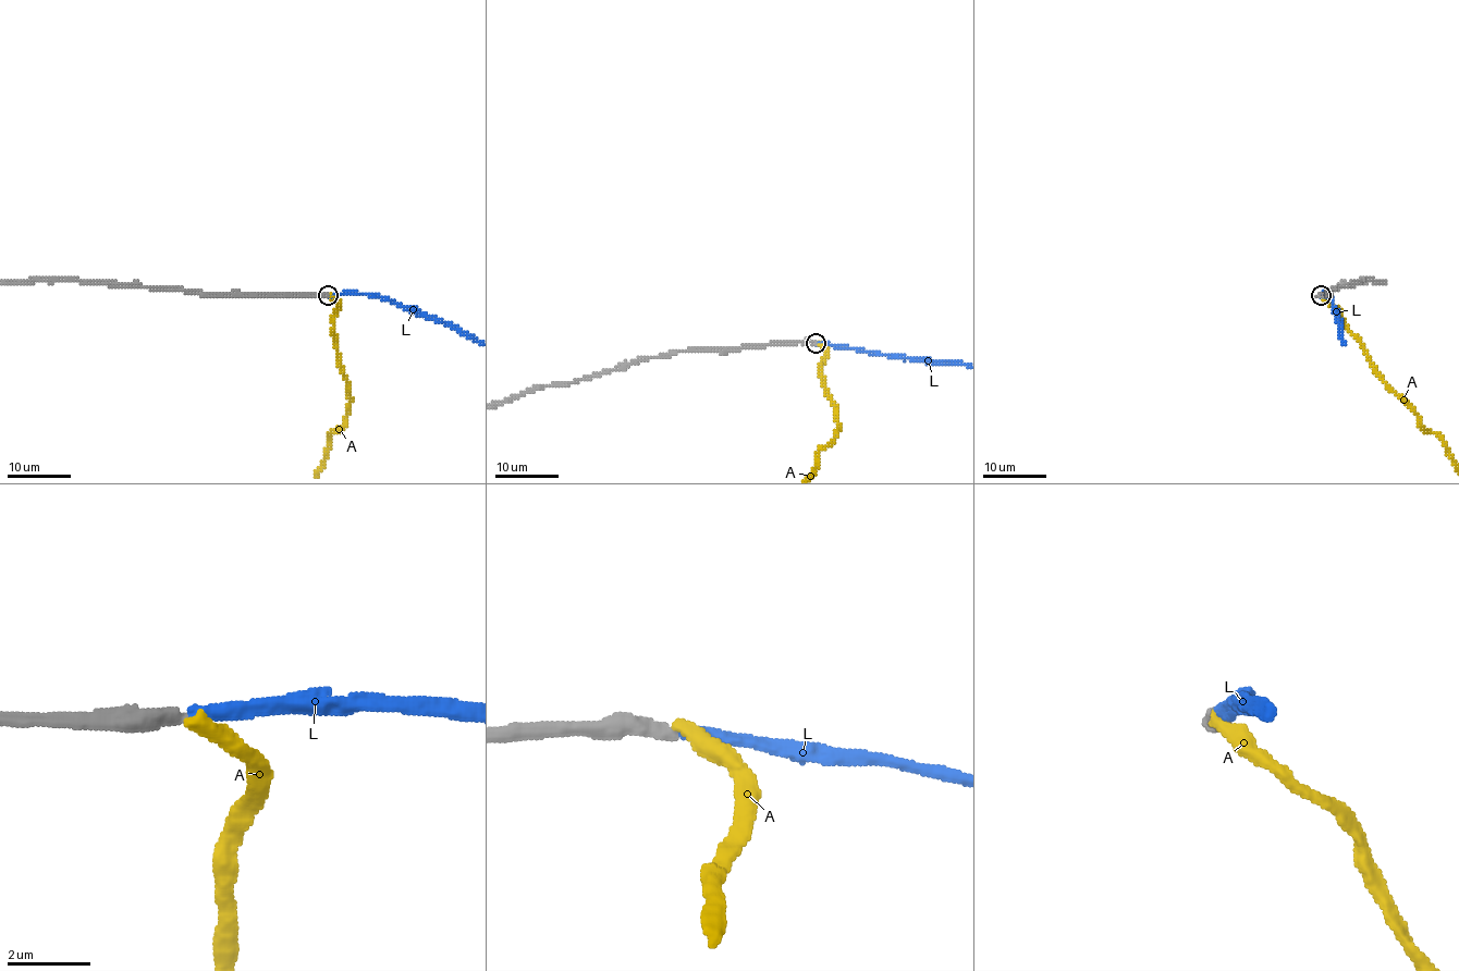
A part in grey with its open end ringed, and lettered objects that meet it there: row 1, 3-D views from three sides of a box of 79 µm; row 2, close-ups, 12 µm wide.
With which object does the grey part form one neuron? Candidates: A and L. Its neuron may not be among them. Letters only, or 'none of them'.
L

